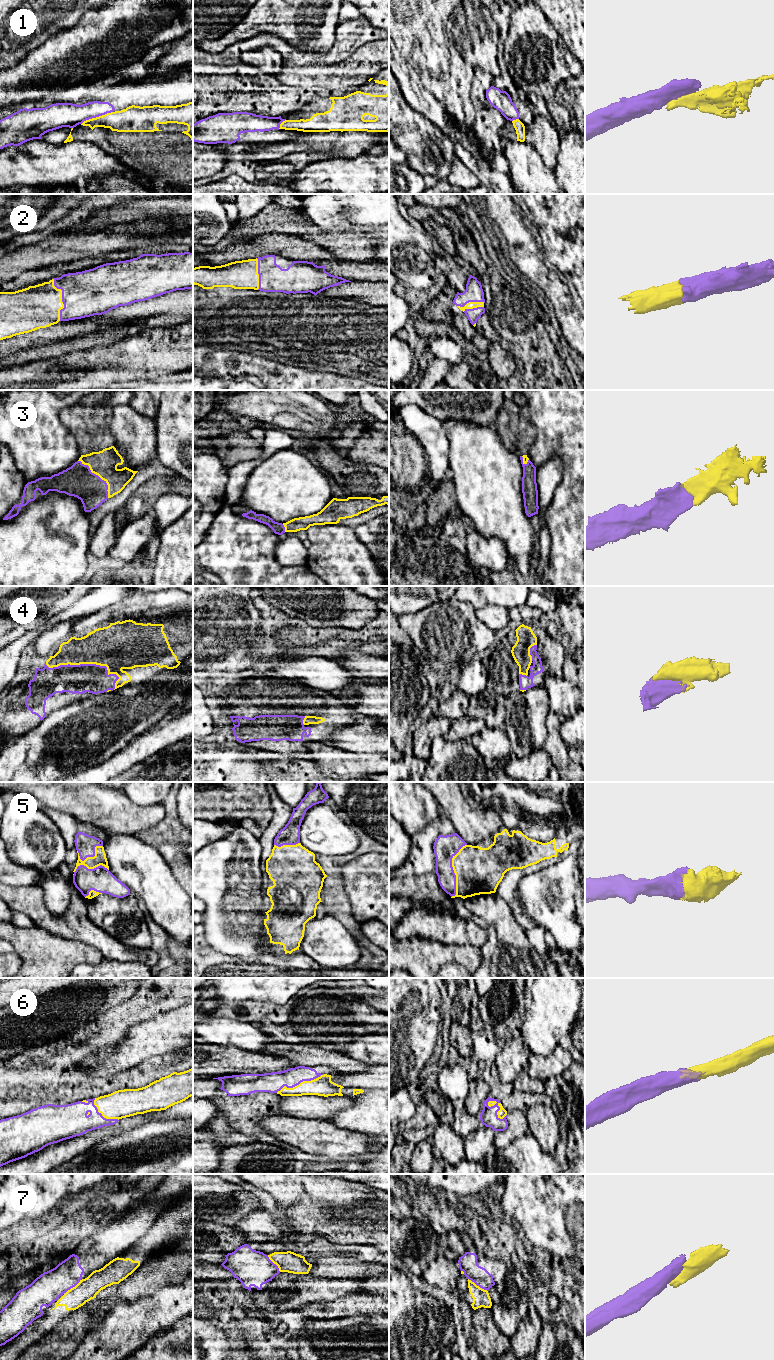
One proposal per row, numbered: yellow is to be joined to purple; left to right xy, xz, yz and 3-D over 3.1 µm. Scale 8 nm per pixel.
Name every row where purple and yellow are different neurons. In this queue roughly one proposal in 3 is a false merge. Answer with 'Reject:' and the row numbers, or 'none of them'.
Reject: 1, 7

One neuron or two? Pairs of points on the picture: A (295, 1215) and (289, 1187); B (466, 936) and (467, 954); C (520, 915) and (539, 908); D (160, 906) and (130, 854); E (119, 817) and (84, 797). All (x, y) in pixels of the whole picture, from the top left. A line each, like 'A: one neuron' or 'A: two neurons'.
A: one neuron
B: two neurons
C: two neurons
D: one neuron
E: one neuron

